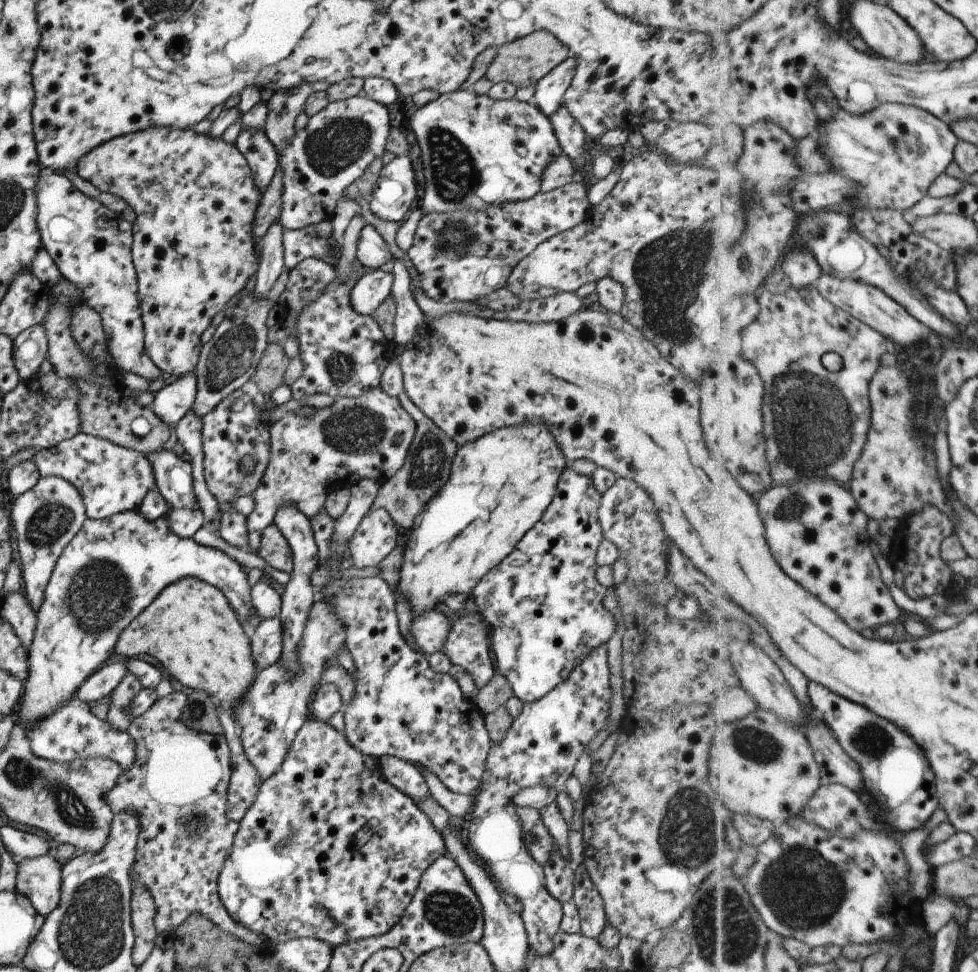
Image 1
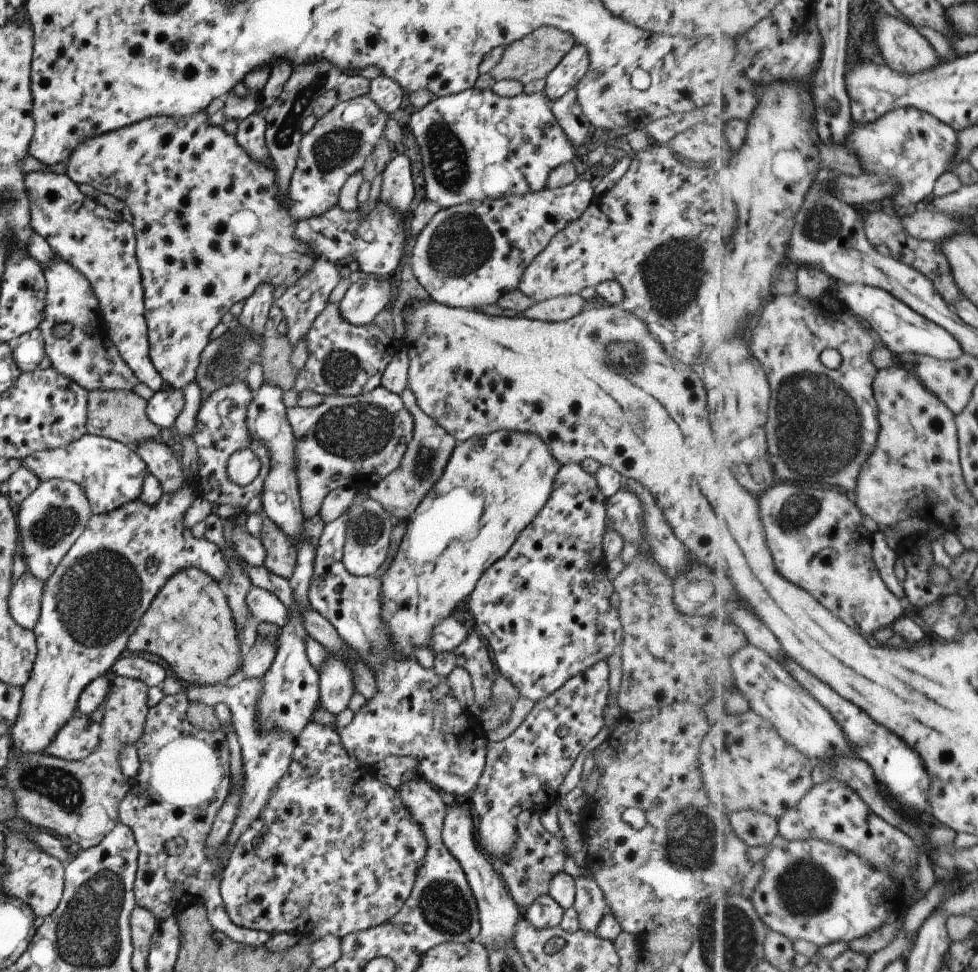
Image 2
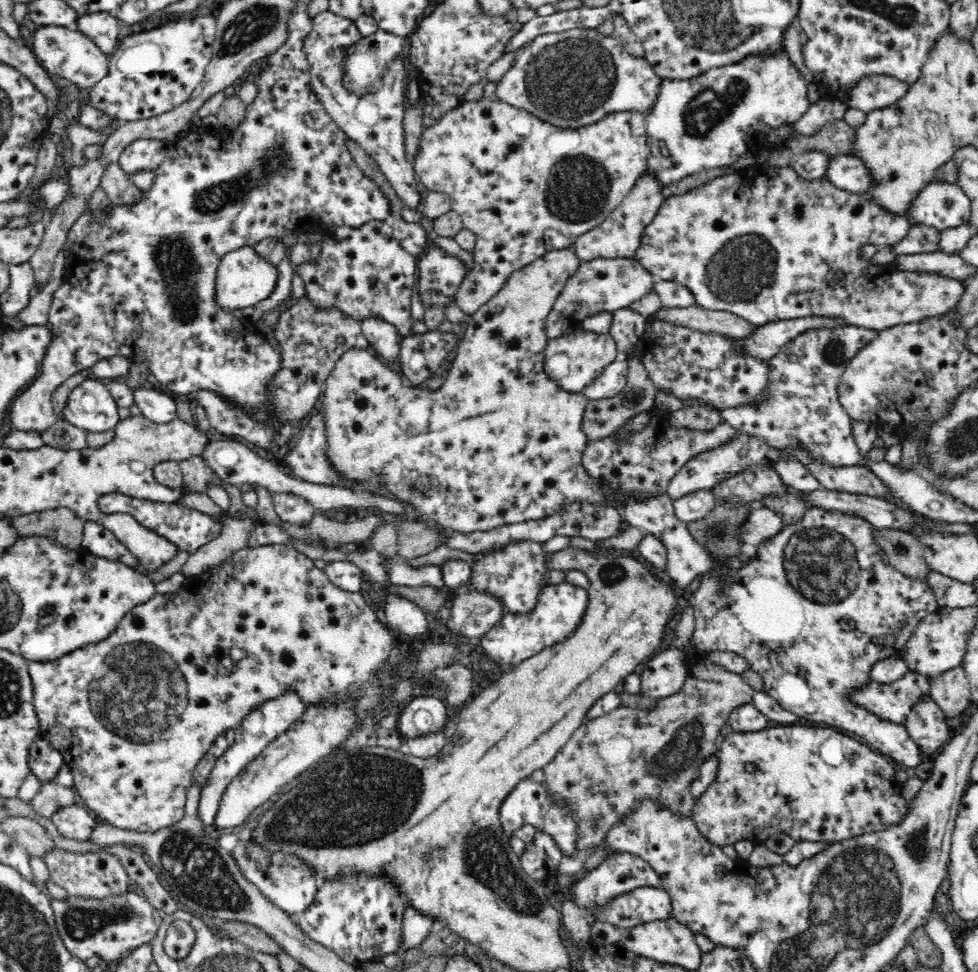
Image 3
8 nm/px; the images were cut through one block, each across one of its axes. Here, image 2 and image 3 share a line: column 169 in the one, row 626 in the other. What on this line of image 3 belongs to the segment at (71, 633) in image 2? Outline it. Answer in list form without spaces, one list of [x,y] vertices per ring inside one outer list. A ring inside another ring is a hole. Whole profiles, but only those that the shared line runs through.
[[[568,582],[558,583],[554,586],[546,585],[540,592],[538,602],[530,614],[507,613],[501,618],[499,624],[496,624],[492,630],[488,630],[477,642],[488,656],[496,659],[496,662],[500,662],[507,668],[517,665],[574,633],[576,626],[582,622],[587,602],[585,588]]]

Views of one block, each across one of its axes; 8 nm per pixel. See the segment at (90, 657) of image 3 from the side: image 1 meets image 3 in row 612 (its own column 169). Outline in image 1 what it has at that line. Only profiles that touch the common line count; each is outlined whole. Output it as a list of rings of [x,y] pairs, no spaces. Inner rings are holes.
[[[159,127],[135,131],[134,133],[102,142],[101,145],[95,146],[94,149],[89,150],[88,153],[84,154],[83,158],[78,160],[78,164],[74,166],[74,172],[78,174],[79,178],[83,178],[83,180],[93,184],[101,193],[111,193],[121,197],[135,213],[135,220],[132,224],[130,253],[137,276],[137,294],[139,297],[140,319],[144,332],[145,352],[161,373],[173,374],[173,376],[178,376],[178,378],[186,374],[192,374],[198,361],[201,333],[210,325],[211,318],[219,310],[225,308],[228,300],[241,292],[245,282],[256,273],[258,267],[260,252],[259,246],[254,245],[252,224],[262,194],[254,185],[247,161],[235,148],[234,144],[229,144],[220,137],[210,137],[207,132],[197,134],[193,131],[193,127],[187,127],[186,129]]]

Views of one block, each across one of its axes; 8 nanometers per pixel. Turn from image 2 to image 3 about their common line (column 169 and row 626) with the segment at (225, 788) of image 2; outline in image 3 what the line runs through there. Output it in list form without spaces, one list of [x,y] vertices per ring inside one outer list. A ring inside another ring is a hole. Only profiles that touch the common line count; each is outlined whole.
[[[820,507],[806,508],[806,512],[799,521],[792,522],[775,536],[759,542],[754,559],[748,561],[748,564],[742,566],[740,570],[732,572],[728,586],[721,586],[711,576],[703,576],[699,588],[693,593],[691,599],[691,606],[695,616],[693,646],[698,651],[706,654],[714,650],[737,654],[740,658],[747,660],[747,668],[752,672],[756,672],[762,678],[762,691],[774,699],[777,705],[784,710],[798,715],[809,724],[812,722],[824,722],[824,724],[828,724],[828,726],[839,732],[850,734],[861,740],[876,752],[884,754],[891,762],[904,765],[908,769],[916,769],[922,766],[923,761],[925,761],[923,760],[925,754],[916,745],[914,739],[910,737],[906,727],[894,722],[884,722],[877,716],[870,714],[868,710],[862,710],[847,700],[847,694],[852,689],[860,688],[871,680],[869,672],[872,665],[880,659],[900,657],[906,639],[910,637],[910,634],[914,633],[916,626],[922,622],[927,614],[936,611],[940,607],[928,583],[908,578],[885,560],[883,549],[879,547],[878,541],[874,539],[875,530],[872,524],[860,516],[848,515]]]

